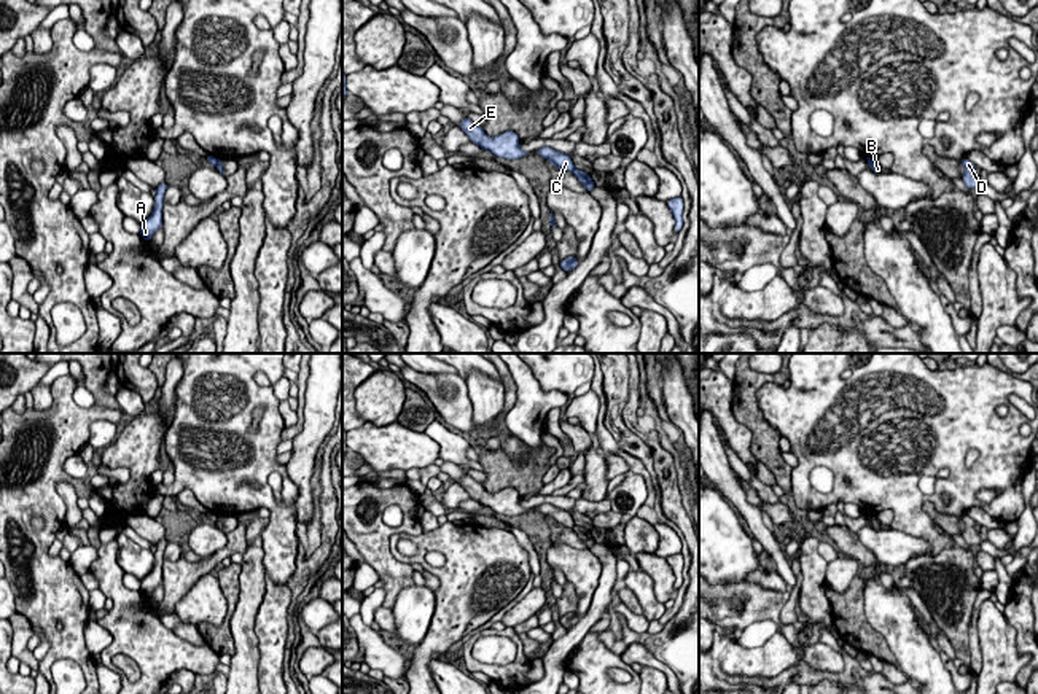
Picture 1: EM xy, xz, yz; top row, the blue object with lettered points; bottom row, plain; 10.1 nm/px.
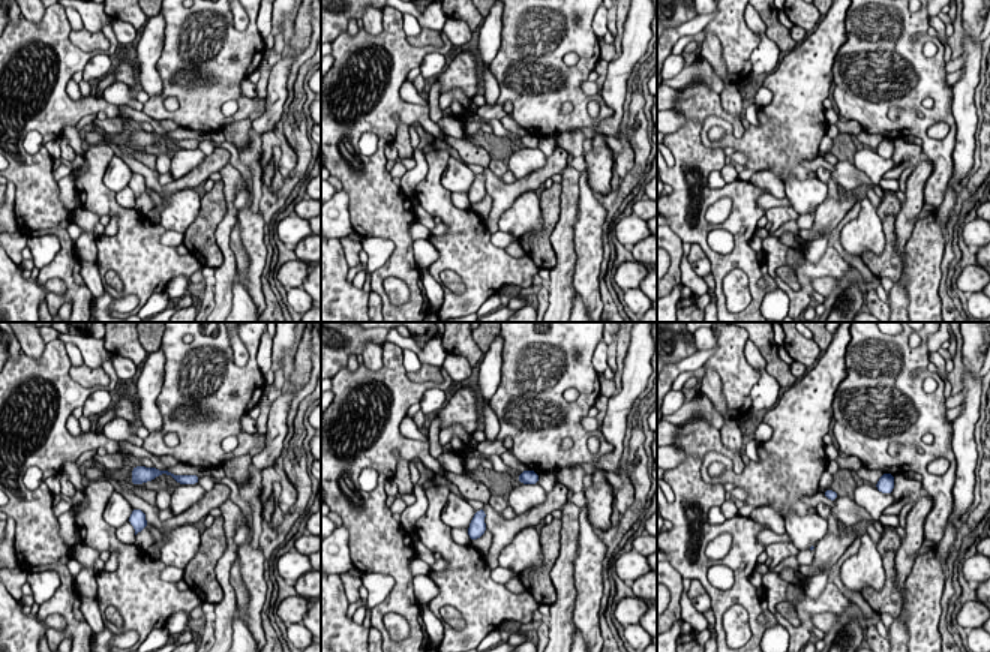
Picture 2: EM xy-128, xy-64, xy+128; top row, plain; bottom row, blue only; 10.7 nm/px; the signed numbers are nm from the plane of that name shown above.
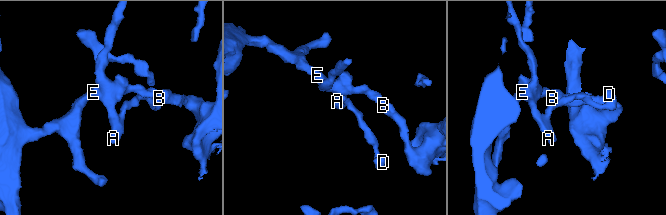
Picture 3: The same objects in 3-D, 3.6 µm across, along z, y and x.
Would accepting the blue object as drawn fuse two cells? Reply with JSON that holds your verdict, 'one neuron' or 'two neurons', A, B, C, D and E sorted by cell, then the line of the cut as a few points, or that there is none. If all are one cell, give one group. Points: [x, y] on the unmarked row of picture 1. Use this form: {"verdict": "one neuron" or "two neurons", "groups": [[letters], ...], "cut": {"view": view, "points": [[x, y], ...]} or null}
{"verdict": "two neurons", "groups": [["A", "C", "D", "E"], ["B"]], "cut": {"view": "xy", "points": [[218, 516], [215, 522]]}}

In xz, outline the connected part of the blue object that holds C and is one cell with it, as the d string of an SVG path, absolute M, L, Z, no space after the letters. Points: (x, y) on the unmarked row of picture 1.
M541 503L541 505L535 506L535 509L540 511L541 514L544 514L544 516L549 516L554 524L560 524L567 528L575 527L572 513L568 513L565 509L559 509L552 505L549 505L549 503Z

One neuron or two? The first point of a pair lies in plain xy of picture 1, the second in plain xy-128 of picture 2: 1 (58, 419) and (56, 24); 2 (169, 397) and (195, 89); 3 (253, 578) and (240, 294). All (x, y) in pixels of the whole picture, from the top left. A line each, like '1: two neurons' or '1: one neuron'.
1: one neuron
2: two neurons
3: two neurons

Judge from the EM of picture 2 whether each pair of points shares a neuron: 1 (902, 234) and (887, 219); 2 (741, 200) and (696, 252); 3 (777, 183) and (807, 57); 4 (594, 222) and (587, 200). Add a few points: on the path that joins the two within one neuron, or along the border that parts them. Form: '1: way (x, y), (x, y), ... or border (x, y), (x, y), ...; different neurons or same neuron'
1: border (900, 206), (896, 215), (896, 251), (903, 261); different neurons
2: border (690, 243), (696, 243), (705, 255); different neurons
3: border (756, 171), (773, 171), (783, 182); different neurons
4: way (591, 216), (588, 206); same neuron

